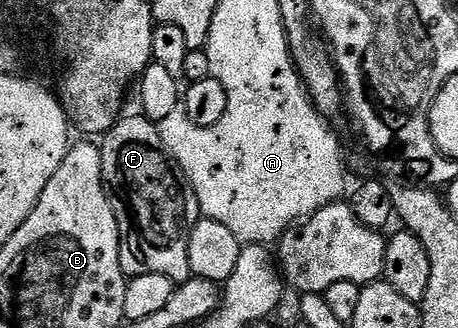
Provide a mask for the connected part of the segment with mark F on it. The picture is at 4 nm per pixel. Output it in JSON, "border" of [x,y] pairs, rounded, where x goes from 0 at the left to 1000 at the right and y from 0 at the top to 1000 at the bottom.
{"border":[[[317,354],[275,360],[249,375],[249,387],[221,424],[223,549],[231,558],[231,595],[240,601],[245,646],[262,707],[262,805],[277,841],[338,835],[367,841],[382,866],[417,848],[410,805],[410,732],[419,695],[432,677],[437,643],[428,585],[417,573],[406,527],[386,506],[349,427],[343,381]]]}

